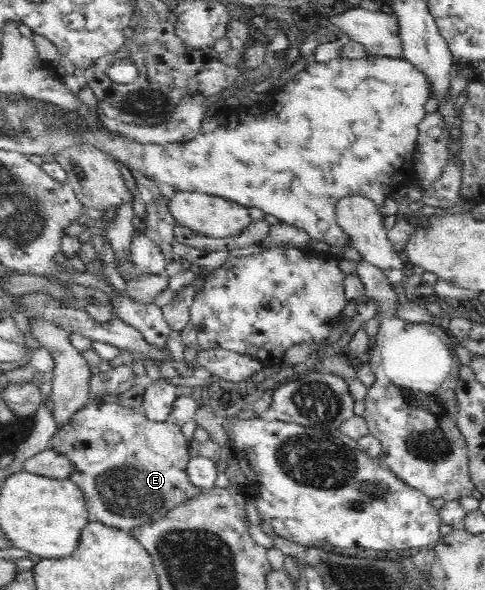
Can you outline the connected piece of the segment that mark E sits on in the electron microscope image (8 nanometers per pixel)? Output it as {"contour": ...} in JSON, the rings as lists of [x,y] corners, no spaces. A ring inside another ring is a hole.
{"contour":[[[89,402],[73,414],[69,422],[57,427],[47,448],[67,457],[72,463],[68,477],[84,494],[88,515],[107,527],[128,530],[141,528],[151,521],[161,520],[171,510],[186,504],[199,494],[207,492],[190,482],[187,473],[189,440],[181,427],[167,421],[149,420],[140,410],[115,403]]]}

